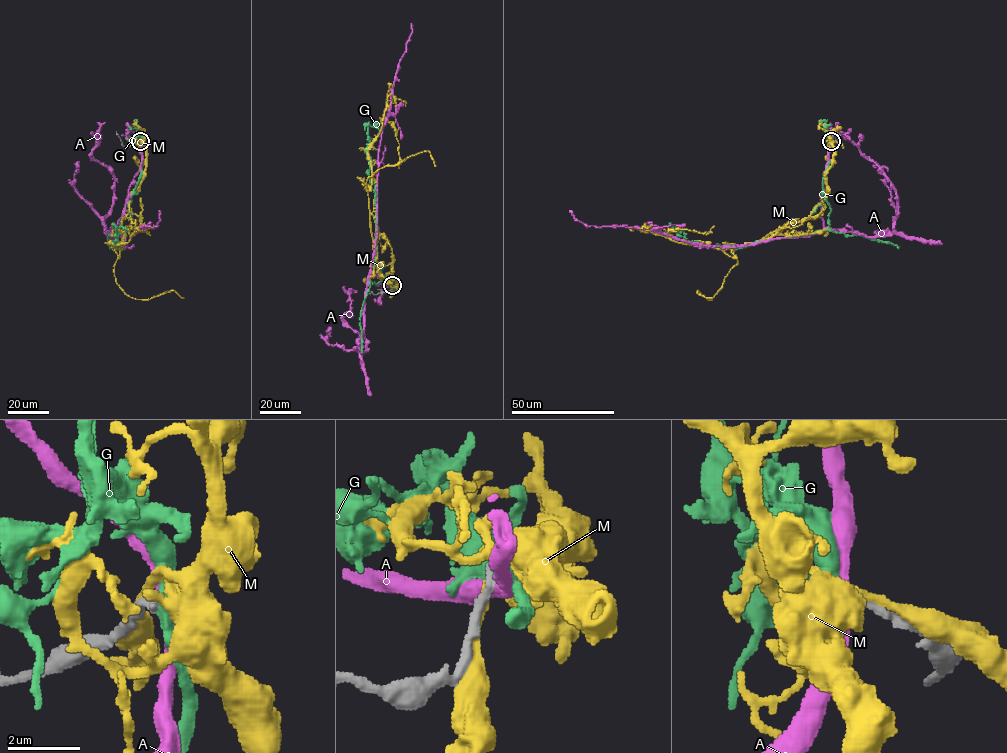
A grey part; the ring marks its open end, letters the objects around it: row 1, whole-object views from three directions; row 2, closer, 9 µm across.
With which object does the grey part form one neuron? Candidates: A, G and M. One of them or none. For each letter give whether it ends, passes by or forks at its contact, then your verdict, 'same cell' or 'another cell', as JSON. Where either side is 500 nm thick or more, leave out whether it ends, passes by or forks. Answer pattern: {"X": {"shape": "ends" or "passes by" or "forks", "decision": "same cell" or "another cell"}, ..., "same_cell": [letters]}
{"A": {"shape": "passes by", "decision": "another cell"}, "G": {"shape": "passes by", "decision": "another cell"}, "M": {"decision": "another cell"}, "same_cell": []}

